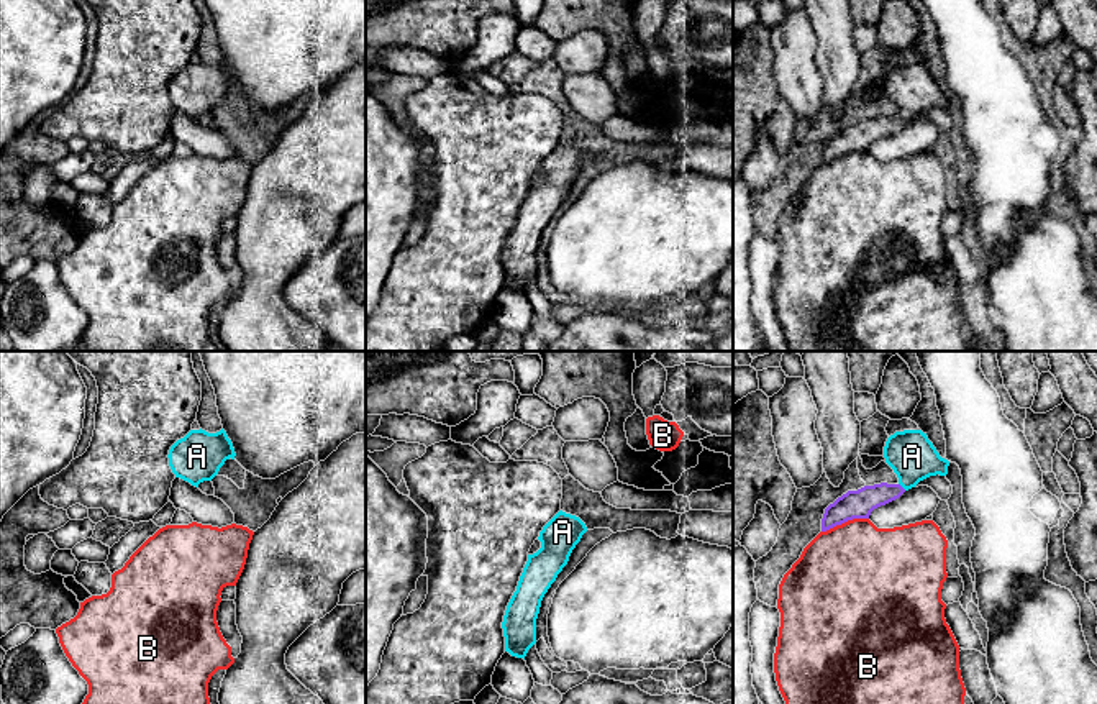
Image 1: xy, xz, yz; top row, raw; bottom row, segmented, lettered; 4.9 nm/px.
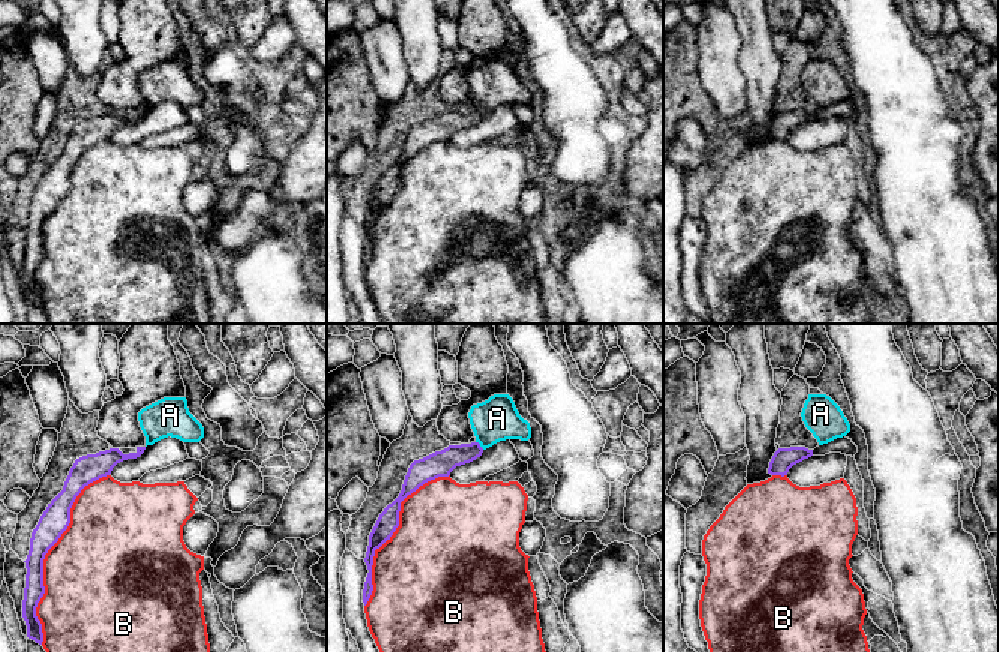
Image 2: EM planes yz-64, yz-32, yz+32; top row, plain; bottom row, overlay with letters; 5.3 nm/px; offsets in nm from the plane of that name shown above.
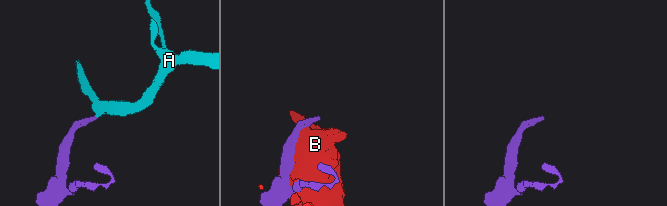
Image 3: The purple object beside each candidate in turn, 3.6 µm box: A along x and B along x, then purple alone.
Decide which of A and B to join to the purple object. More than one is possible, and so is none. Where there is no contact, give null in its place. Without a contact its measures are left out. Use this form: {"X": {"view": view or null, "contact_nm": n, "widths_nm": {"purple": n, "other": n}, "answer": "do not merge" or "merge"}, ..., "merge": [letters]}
{"A": {"view": "yz", "contact_nm": 50, "widths_nm": {"purple": 140, "other": 240}, "answer": "merge"}, "B": {"view": "yz", "contact_nm": 240, "widths_nm": {"purple": 140, "other": 480}, "answer": "do not merge"}, "merge": ["A"]}

